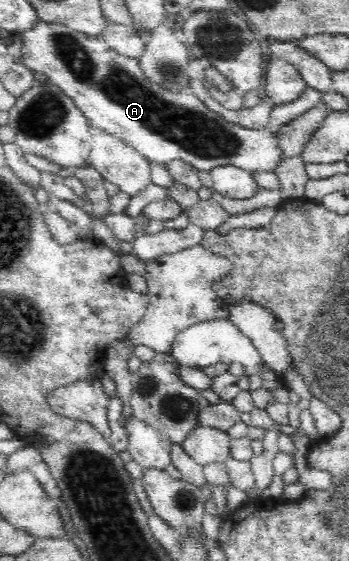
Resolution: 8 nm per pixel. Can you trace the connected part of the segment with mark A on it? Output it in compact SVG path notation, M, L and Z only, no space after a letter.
M42 20L39 21L38 26L34 26L23 35L23 61L26 67L31 67L35 73L45 73L47 82L55 83L63 89L88 118L90 125L115 135L148 161L157 164L166 165L174 160L182 160L200 171L209 172L220 166L236 166L251 173L274 172L284 159L283 148L279 144L279 133L288 123L292 123L300 115L316 107L323 94L321 91L307 87L298 99L291 101L292 103L274 106L271 122L266 127L242 127L212 112L188 88L172 91L162 83L154 83L144 75L140 57L118 54L110 49L100 36L88 36L61 23L46 23Z

